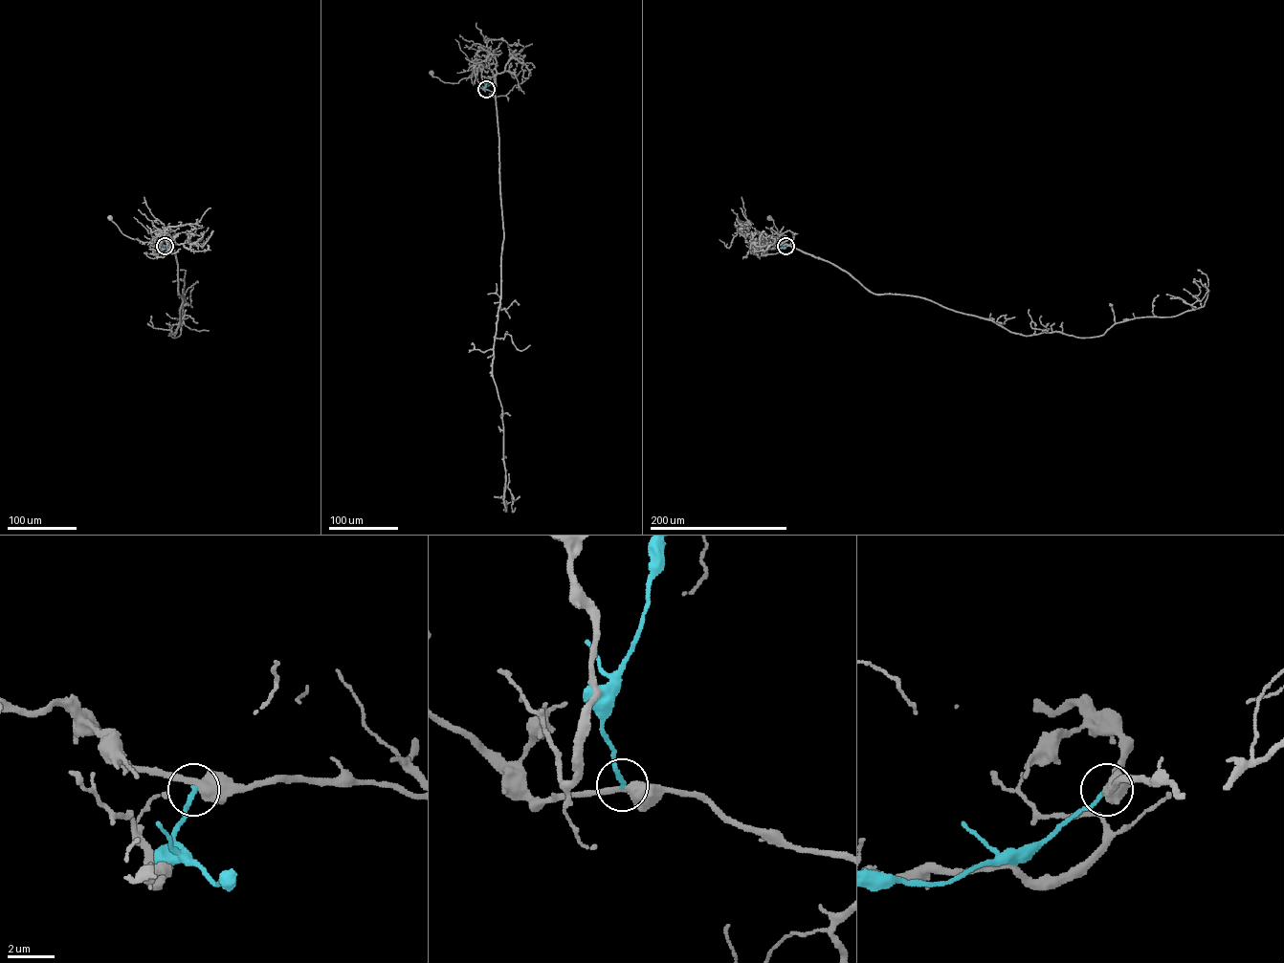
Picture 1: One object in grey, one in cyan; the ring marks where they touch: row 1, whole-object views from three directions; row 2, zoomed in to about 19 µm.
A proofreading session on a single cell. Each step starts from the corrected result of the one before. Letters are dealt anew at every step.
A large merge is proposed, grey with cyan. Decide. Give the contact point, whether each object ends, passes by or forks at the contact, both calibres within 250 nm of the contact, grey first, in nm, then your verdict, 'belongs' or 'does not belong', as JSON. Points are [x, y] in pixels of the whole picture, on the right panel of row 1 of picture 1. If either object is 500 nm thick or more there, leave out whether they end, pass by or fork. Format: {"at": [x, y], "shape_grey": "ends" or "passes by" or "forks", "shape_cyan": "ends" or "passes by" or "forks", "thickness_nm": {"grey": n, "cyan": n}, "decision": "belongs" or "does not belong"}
{"at": [785, 246], "shape_grey": "passes by", "shape_cyan": "ends", "thickness_nm": {"grey": 480, "cyan": 190}, "decision": "does not belong"}

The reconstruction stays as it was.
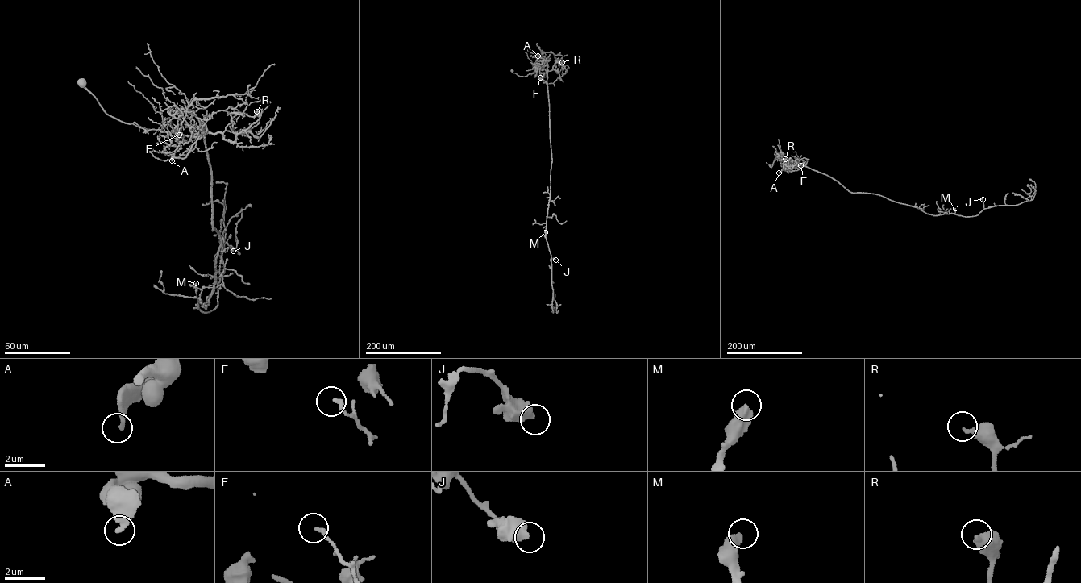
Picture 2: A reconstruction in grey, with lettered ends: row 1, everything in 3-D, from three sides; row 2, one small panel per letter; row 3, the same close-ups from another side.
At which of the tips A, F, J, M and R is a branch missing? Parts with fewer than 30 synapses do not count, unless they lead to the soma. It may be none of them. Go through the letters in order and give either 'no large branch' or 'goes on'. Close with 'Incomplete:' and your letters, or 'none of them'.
A: goes on
F: no large branch
J: no large branch
M: no large branch
R: no large branch
Incomplete: A

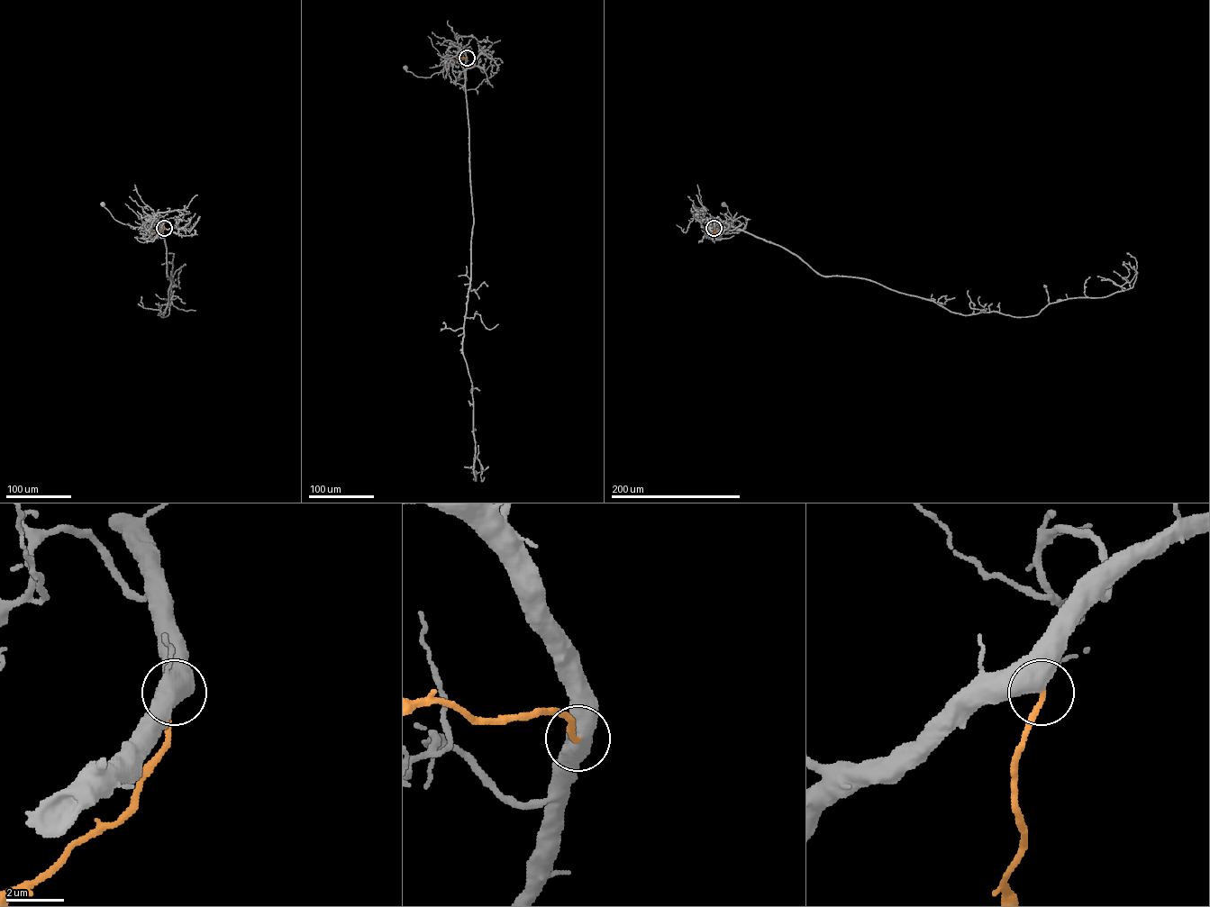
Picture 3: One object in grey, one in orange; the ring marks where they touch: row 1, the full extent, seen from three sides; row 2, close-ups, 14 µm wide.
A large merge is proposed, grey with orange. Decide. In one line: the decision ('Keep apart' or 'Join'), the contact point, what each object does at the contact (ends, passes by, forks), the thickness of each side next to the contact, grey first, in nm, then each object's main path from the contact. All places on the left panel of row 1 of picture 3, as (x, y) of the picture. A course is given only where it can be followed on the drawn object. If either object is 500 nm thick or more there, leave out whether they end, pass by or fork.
Join. Place: (164, 228). Thickness 700 nm (grey) against 180 nm. Course of grey: (164, 228), (156, 218), (150, 219), (146, 229), (121, 222), (102, 204). Course of orange: (164, 228), (160, 231), (153, 232)

